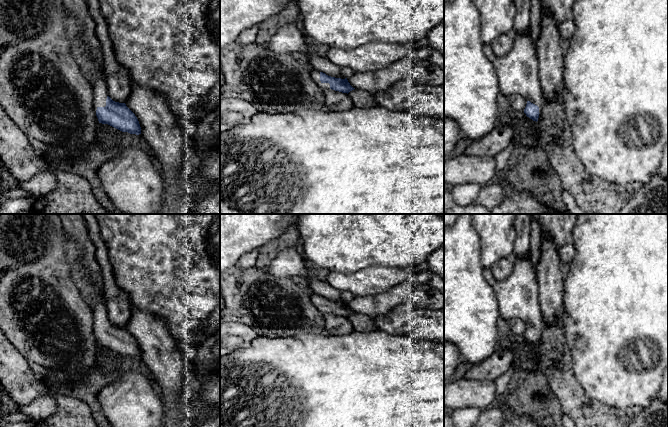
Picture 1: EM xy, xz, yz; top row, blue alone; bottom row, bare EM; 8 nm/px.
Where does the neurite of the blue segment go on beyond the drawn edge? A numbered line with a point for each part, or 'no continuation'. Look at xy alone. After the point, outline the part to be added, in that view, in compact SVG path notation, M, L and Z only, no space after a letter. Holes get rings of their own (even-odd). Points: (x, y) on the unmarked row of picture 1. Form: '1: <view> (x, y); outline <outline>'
1: xy (83, 278); outline M67 234L63 237L63 252L71 269L71 277L93 316L94 334L106 330L108 320L107 299L93 280L92 273L83 263L83 249Z

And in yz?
1: yz (518, 295); outline M511 256L513 269L508 278L496 281L492 286L495 292L498 304L499 314L506 320L517 318L521 319L531 327L539 331L539 337L543 330L543 313L539 303L539 286L537 283L536 271L533 268L531 257L514 258Z

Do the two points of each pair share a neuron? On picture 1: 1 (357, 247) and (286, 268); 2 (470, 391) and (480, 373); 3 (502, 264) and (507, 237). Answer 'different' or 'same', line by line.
1: different
2: different
3: different

